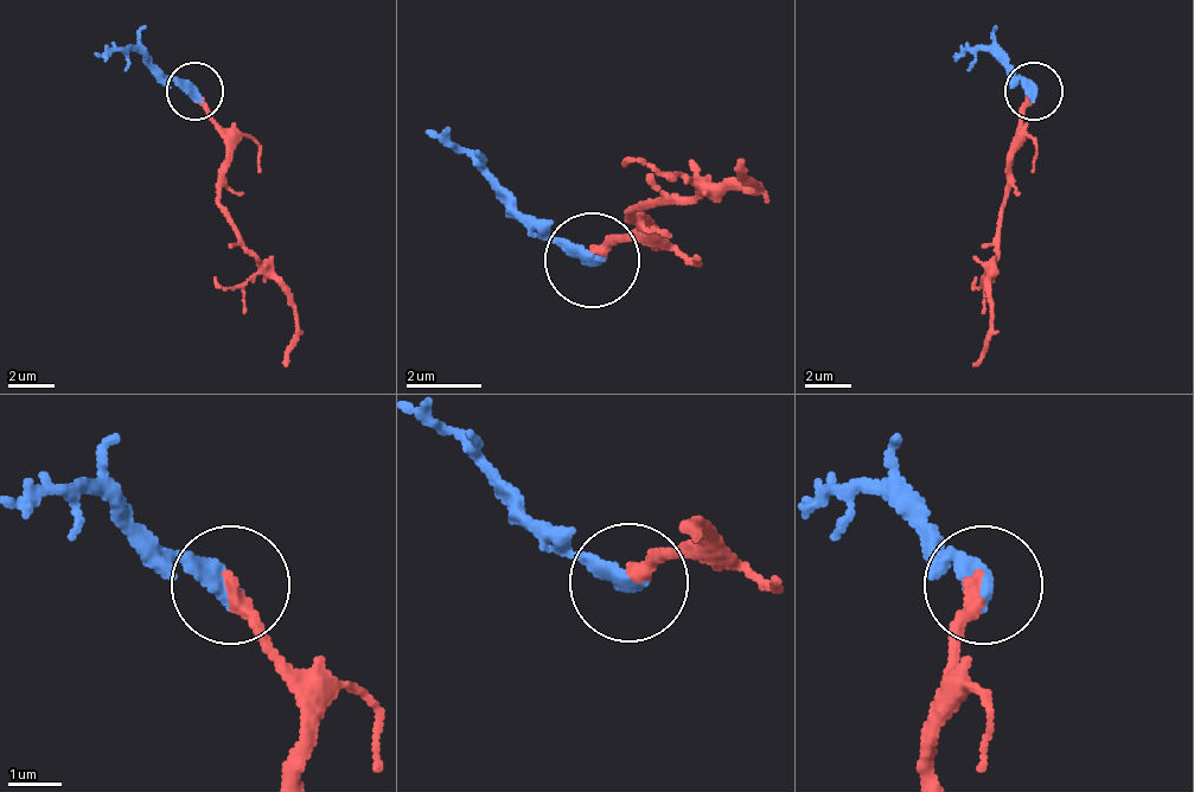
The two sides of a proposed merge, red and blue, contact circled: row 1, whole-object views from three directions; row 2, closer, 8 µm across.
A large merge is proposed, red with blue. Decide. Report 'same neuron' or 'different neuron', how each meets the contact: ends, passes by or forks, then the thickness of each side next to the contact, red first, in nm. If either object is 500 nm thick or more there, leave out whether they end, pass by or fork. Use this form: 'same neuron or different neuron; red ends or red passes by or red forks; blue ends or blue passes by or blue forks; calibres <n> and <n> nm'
same neuron; red ends; blue ends; calibres 280 and 380 nm

